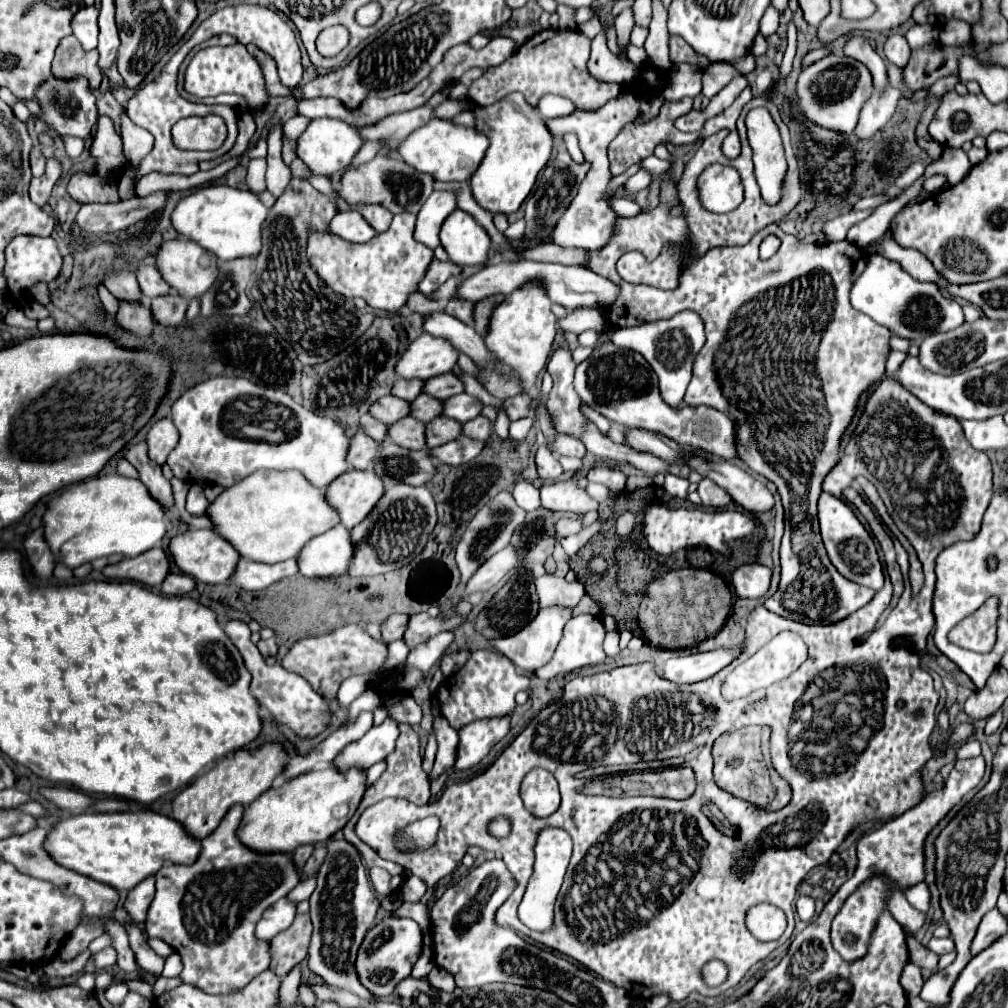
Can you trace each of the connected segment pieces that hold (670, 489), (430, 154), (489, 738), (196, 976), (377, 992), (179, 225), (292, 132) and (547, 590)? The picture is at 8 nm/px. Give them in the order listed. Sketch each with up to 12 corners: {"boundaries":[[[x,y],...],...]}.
{"boundaries":[[[666,474],[664,490],[670,496],[686,500],[686,478]],[[432,118],[398,152],[440,182],[468,182],[488,136]],[[510,716],[460,728],[456,770],[478,764],[510,730]],[[232,806],[192,866],[156,872],[146,932],[206,994],[270,968],[256,938],[300,882],[238,838]],[[412,918],[368,930],[356,970],[378,998],[410,976],[422,952]],[[222,184],[188,194],[172,226],[220,260],[256,258],[268,208]],[[294,116],[284,124],[282,136],[296,138],[310,124],[304,116]],[[554,574],[536,578],[540,606],[576,606],[584,582]]]}

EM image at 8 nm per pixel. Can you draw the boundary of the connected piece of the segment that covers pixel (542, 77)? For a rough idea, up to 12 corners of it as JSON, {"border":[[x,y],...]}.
{"border":[[542,30],[474,80],[468,98],[490,106],[522,92],[598,110],[622,86],[588,72],[592,40]]}

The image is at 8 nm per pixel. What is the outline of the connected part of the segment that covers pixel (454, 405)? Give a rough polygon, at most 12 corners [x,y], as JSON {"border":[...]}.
{"border":[[464,392],[444,400],[448,418],[460,422],[480,416],[484,404]]}

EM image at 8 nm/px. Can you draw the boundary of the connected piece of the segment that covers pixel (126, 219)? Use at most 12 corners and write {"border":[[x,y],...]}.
{"border":[[168,192],[118,204],[86,204],[76,224],[92,234],[136,226]]}

